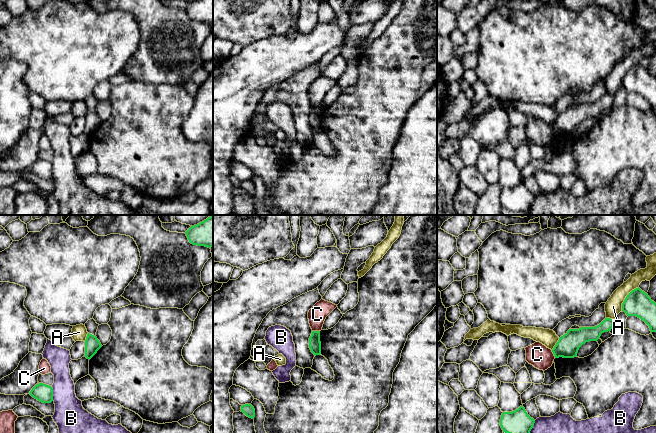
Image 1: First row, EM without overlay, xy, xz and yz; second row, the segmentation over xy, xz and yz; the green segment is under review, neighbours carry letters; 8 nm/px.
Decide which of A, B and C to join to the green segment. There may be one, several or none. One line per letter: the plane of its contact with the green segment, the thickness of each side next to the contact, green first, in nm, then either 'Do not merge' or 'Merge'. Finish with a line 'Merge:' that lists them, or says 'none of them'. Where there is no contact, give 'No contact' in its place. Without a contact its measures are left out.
A: Touches green in yz. Thickness 220 nm (green) against 140 nm. Do not merge
B: Touches green in xy. Thickness 140 nm (green) against 260 nm. Do not merge
C: Touches green in xz. Thickness 100 nm (green) against 150 nm. Do not merge
Merge: none of them

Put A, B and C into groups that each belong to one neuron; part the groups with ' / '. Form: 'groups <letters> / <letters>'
groups A / B / C

